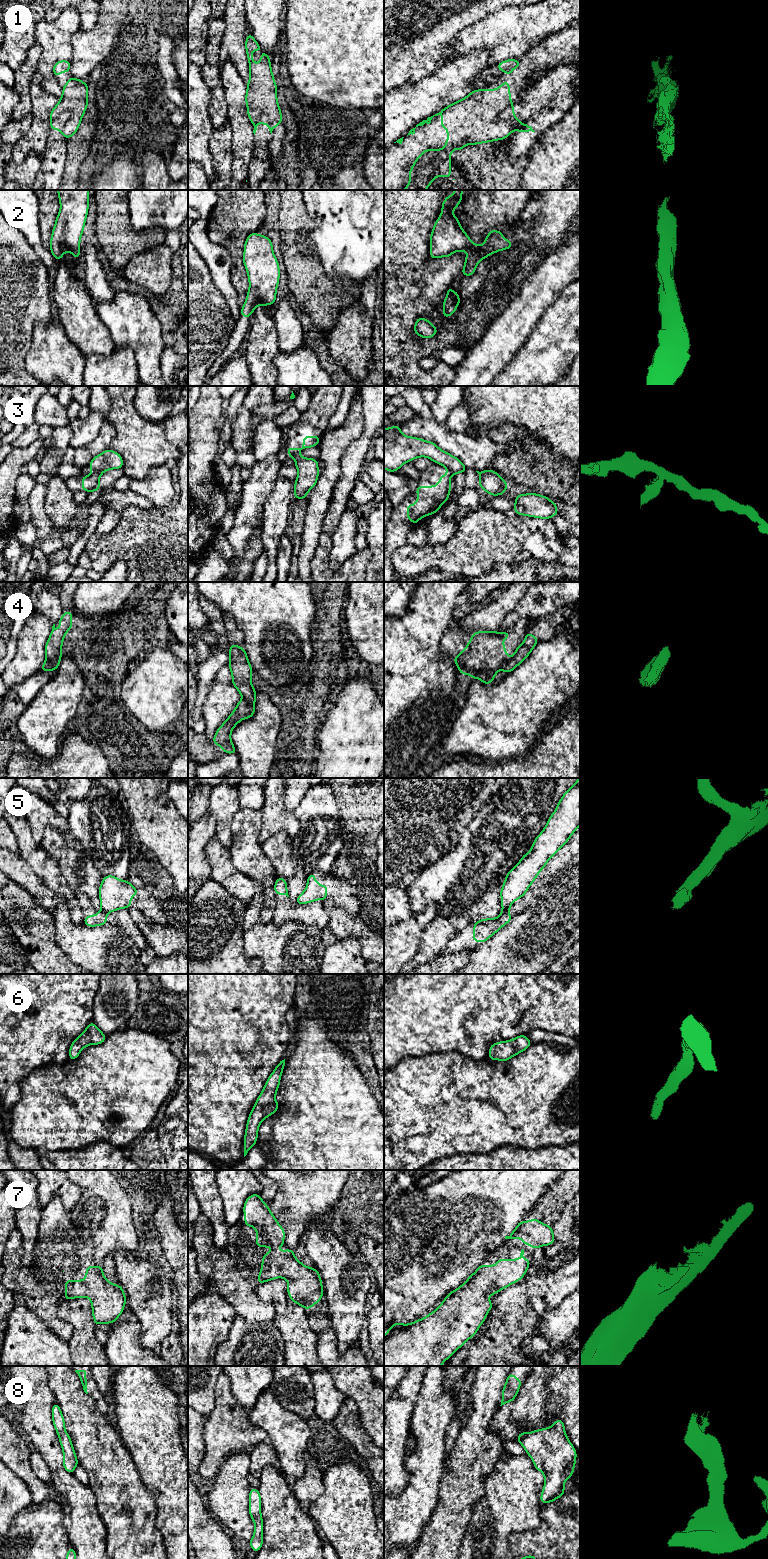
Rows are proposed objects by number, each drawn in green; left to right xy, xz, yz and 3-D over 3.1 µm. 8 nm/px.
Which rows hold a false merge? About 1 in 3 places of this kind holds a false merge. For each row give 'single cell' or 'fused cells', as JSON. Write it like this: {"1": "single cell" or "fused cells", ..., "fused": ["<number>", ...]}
{"1": "fused cells", "2": "single cell", "3": "fused cells", "4": "fused cells", "5": "fused cells", "6": "single cell", "7": "single cell", "8": "single cell", "fused": ["1", "3", "4", "5"]}

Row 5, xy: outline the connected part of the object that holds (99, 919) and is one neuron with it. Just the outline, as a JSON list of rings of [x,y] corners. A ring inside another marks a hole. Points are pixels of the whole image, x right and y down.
[[[101,906],[98,914],[89,915],[84,917],[84,924],[88,927],[101,926],[107,923],[108,911],[105,907]]]

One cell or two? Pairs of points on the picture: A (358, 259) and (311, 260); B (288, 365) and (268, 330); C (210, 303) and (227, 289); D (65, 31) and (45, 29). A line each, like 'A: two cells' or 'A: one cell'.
A: two cells
B: two cells
C: two cells
D: one cell

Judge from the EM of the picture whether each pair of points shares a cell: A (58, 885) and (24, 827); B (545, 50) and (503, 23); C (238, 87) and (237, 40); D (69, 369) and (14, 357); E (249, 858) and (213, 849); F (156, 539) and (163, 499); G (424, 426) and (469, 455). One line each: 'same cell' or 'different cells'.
A: same cell
B: different cells
C: different cells
D: different cells
E: different cells
F: different cells
G: same cell

